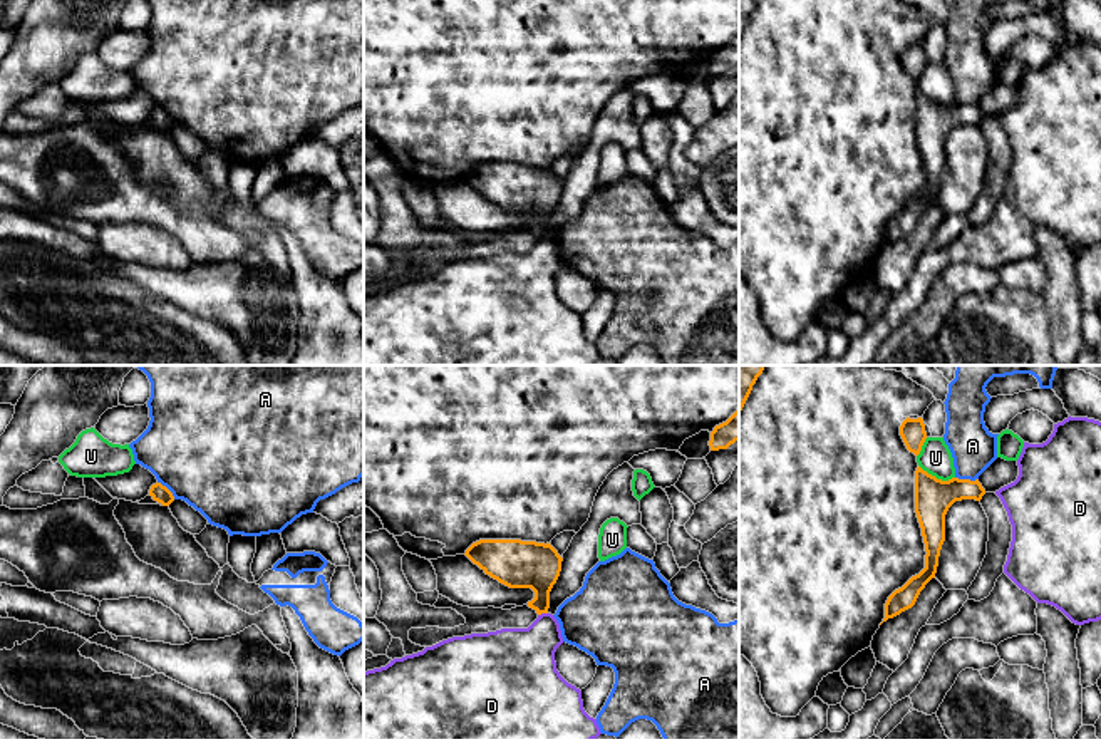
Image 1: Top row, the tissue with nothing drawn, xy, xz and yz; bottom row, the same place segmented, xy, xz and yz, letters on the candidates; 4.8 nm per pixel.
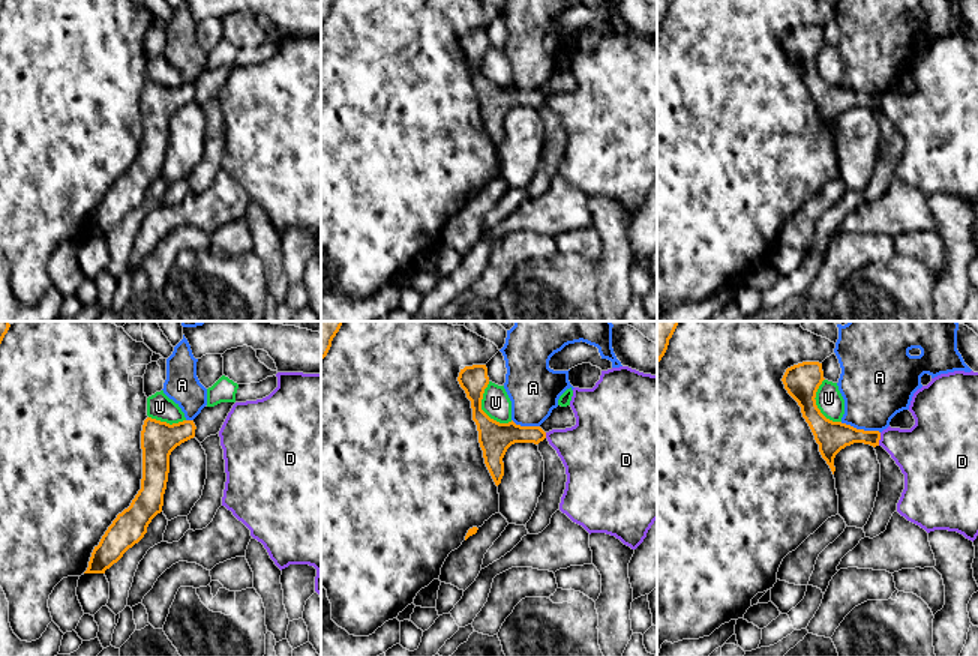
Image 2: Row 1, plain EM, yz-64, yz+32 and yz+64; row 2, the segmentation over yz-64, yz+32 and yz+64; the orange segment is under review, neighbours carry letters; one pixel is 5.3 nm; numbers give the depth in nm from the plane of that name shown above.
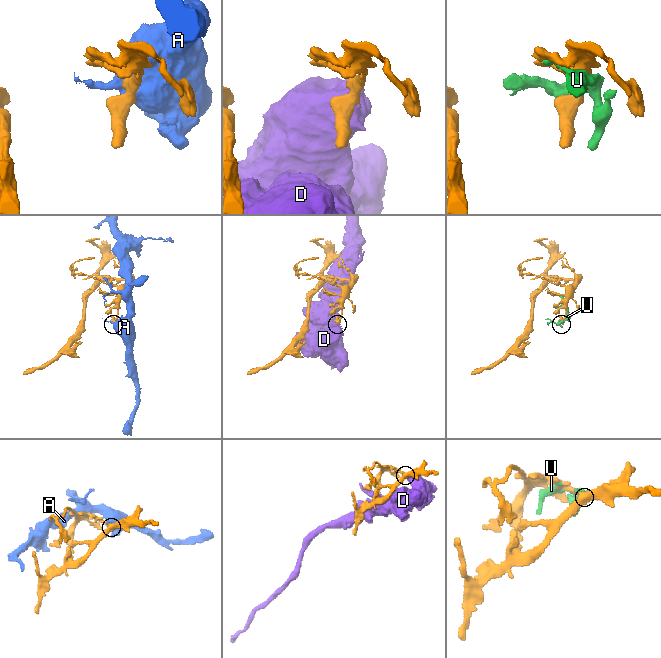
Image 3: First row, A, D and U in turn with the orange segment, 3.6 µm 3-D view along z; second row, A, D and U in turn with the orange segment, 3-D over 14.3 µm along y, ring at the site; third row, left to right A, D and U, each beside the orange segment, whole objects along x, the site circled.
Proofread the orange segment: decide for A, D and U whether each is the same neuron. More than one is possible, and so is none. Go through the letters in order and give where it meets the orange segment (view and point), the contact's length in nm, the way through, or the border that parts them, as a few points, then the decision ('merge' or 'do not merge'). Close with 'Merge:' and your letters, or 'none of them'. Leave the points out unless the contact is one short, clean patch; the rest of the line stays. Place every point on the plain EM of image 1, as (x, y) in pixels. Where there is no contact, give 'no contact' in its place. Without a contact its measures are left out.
A: yz (967, 104) | 110 nm | along yz (956, 101), (977, 104) | do not merge
D: xz (542, 237) | 50 nm | along xz (547, 237), (538, 240) | do not merge
U: yz (935, 103) | 190 nm | do not merge
Merge: none of them

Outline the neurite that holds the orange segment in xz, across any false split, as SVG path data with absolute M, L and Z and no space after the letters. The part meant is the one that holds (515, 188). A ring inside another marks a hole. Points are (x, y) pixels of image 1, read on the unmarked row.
M479 164L464 179L499 208L509 213L531 213L535 223L528 226L528 231L538 240L548 238L550 216L563 186L550 168Z

